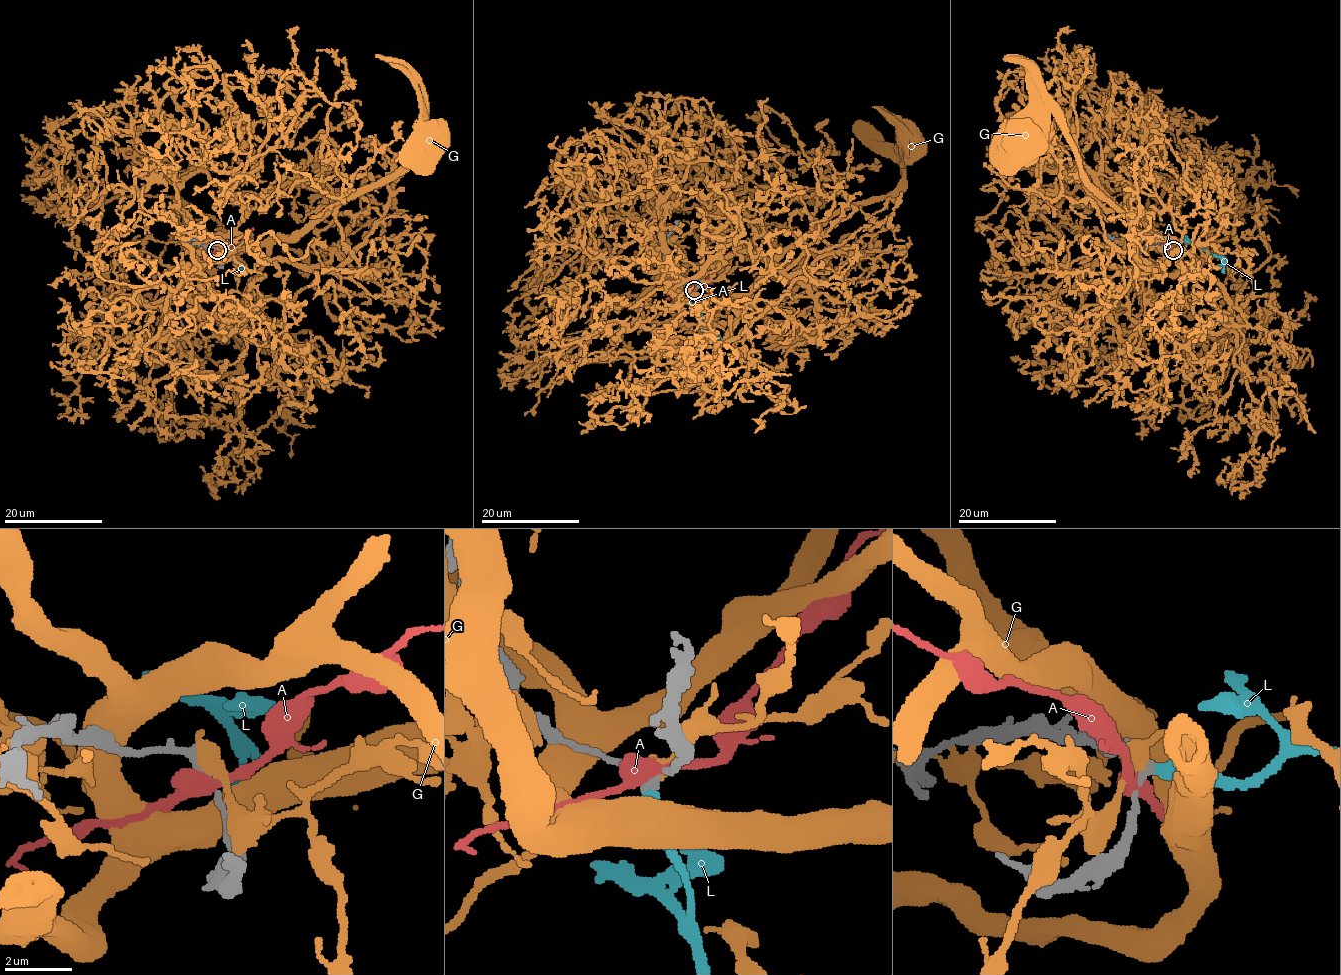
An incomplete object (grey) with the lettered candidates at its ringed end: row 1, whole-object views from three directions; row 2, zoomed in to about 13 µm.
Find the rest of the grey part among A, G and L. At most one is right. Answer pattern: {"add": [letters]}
{"add": ["L"]}

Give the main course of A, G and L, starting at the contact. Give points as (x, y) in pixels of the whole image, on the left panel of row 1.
A: (218, 251), (225, 250), (233, 239), (253, 227)
G: (217, 248), (246, 299), (238, 329), (181, 290), (185, 272), (302, 232), (390, 178), (427, 112), (434, 140)
L: (217, 250), (222, 252), (224, 247), (227, 255), (251, 272)

